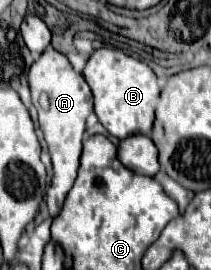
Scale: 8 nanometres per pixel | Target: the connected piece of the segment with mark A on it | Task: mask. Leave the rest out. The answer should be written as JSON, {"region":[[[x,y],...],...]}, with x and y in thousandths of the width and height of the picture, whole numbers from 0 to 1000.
{"region":[[[223,174],[194,196],[194,211],[147,241],[137,330],[147,330],[147,381],[166,389],[185,419],[185,478],[204,485],[204,507],[242,574],[242,604],[251,604],[251,656],[242,656],[242,685],[223,700],[213,744],[223,744],[242,804],[261,804],[299,759],[318,707],[336,700],[365,656],[384,515],[403,485],[403,441],[441,411],[441,352],[393,278],[365,270],[318,226],[318,211],[261,189],[251,174]]]}

